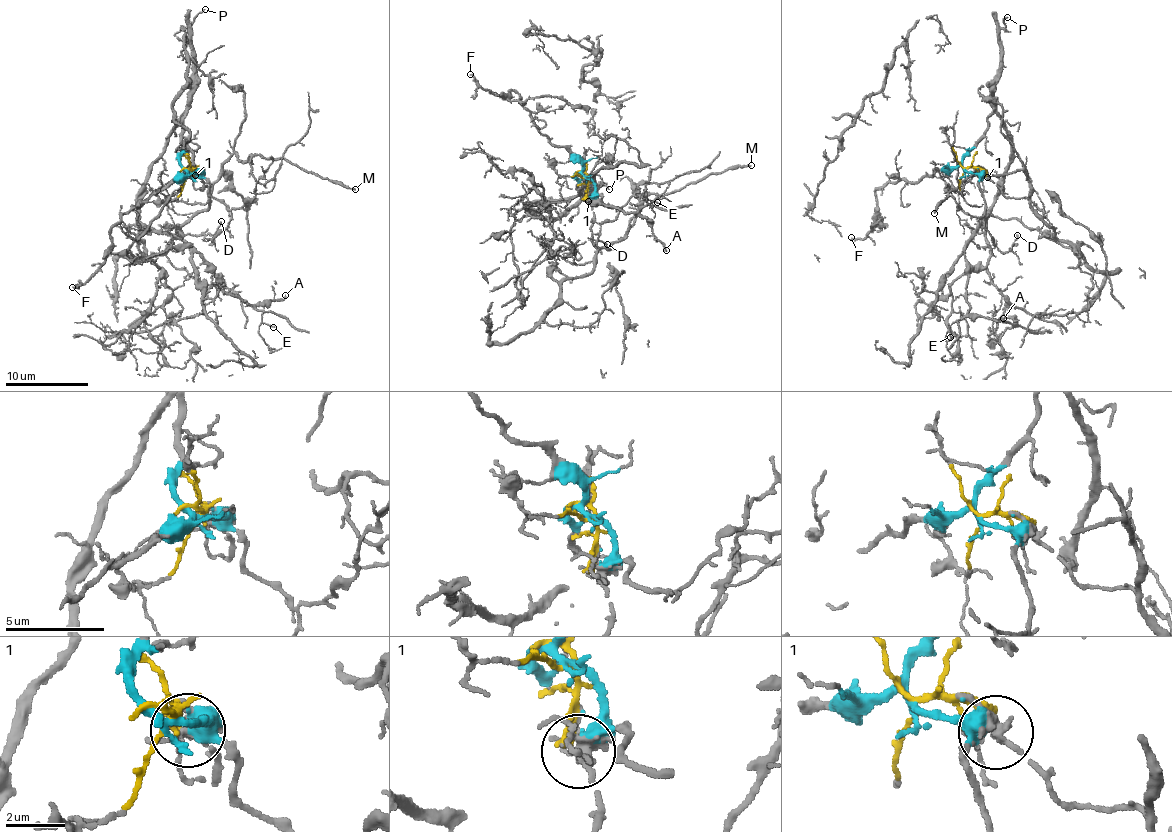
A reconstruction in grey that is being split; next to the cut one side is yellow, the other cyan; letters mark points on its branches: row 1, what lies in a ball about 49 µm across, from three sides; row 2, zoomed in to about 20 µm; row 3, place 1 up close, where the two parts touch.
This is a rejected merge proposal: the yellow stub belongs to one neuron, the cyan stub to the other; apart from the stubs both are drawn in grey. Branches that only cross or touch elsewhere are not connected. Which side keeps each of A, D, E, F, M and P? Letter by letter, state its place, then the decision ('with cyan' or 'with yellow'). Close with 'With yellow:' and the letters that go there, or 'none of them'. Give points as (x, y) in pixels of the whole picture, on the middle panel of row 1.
A: place (666, 250); with cyan
D: place (607, 244); with cyan
E: place (657, 202); with cyan
F: place (470, 74); with cyan
M: place (751, 165); with yellow
P: place (609, 189); with cyan
With yellow: M

